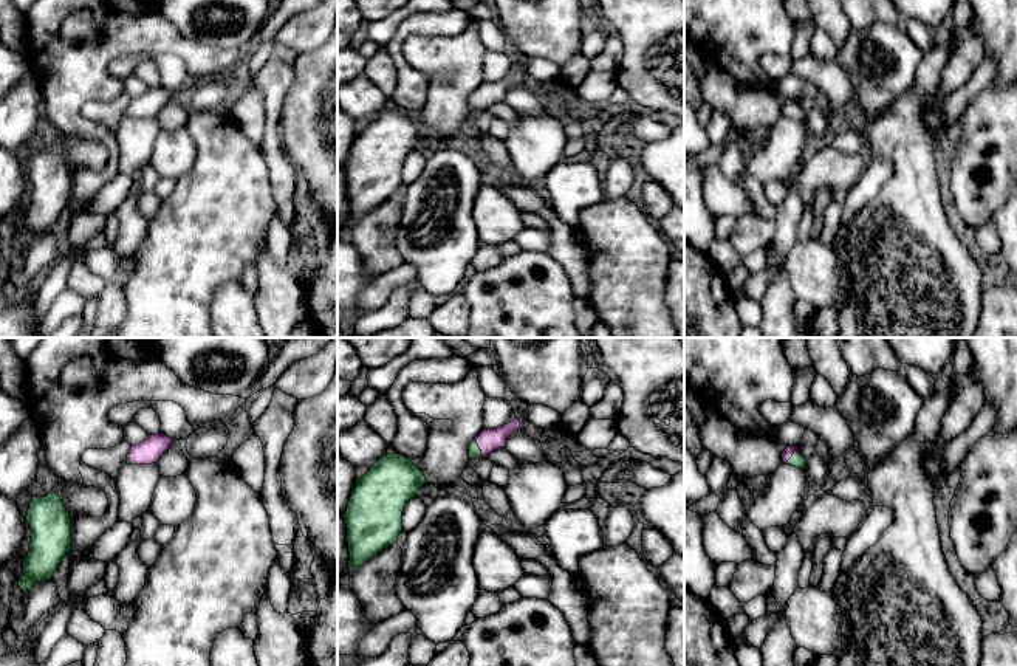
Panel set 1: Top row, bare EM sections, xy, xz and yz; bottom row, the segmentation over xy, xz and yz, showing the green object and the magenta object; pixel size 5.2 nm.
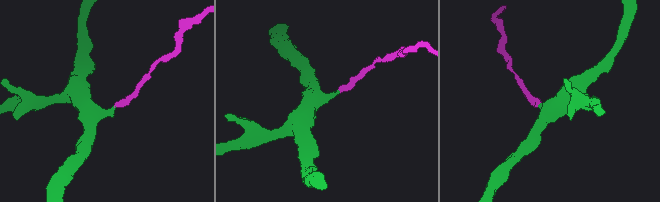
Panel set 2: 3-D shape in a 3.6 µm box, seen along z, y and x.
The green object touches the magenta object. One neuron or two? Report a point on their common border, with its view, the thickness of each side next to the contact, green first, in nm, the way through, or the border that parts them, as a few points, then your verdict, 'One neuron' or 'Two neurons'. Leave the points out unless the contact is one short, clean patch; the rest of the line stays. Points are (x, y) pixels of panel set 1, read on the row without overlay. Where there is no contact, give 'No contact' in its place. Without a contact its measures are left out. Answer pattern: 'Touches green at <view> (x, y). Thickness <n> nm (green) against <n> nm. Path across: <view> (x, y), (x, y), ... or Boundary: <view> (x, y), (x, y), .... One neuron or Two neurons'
Touches green at xz (479, 101). Thickness 60 nm (green) against 120 nm. Boundary: xz (474, 93), (482, 109). Two neurons

